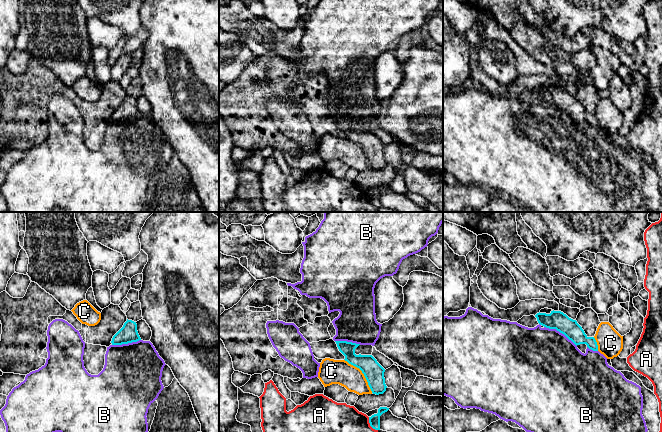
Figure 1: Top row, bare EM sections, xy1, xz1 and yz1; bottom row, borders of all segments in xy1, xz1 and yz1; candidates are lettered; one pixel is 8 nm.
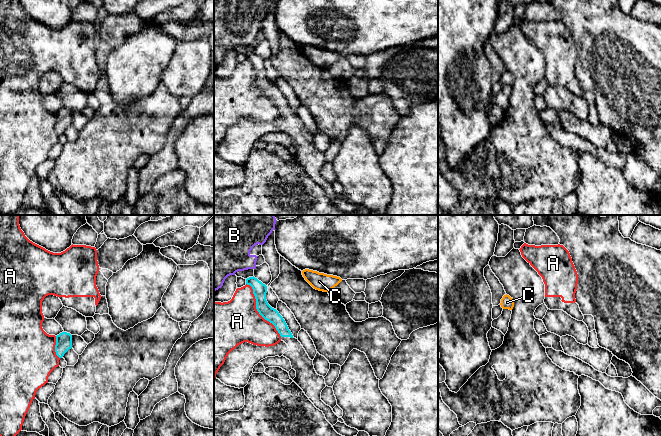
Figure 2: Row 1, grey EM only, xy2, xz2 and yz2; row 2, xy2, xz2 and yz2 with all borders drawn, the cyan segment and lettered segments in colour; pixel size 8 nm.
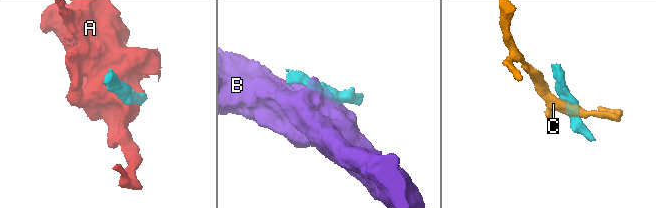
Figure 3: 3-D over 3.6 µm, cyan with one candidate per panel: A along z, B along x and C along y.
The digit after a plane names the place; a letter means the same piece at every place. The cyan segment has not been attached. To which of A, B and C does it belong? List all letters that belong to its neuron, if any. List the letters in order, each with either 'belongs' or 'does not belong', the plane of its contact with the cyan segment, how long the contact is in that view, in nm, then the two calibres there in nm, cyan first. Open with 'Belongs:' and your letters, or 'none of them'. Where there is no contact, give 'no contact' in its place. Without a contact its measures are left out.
Belongs: none of them
A: does not belong; meets cyan in xz2; contact 500 nm long; 120 nm thick on the cyan side, 360 nm on the other
B: does not belong; meets cyan in yz1; contact 300 nm long; 150 nm thick on the cyan side, 500 nm on the other
C: does not belong; meets cyan in xz1; contact 360 nm long; 160 nm thick on the cyan side, 200 nm on the other

